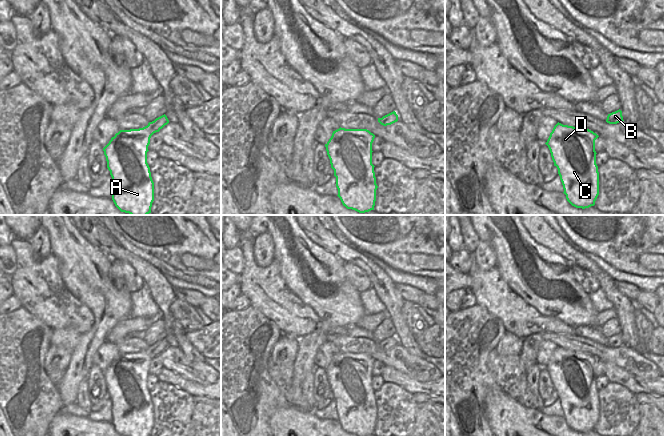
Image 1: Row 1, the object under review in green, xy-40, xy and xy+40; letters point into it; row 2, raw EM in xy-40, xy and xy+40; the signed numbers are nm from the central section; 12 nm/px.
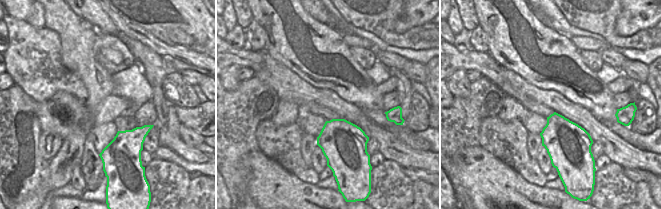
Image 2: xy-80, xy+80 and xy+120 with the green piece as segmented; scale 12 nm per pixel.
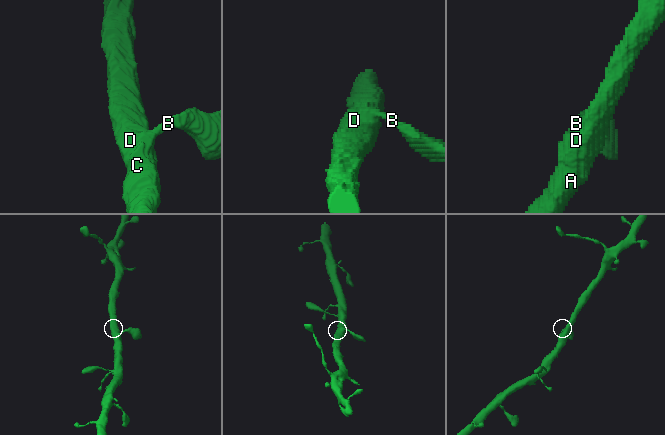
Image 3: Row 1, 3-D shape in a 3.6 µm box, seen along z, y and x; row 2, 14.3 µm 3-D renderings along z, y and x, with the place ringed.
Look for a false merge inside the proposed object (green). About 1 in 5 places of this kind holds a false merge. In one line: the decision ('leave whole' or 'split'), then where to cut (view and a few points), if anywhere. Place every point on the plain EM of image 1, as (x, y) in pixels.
leave whole; cut none

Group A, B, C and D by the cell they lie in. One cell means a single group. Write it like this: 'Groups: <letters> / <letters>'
Groups: A B C D

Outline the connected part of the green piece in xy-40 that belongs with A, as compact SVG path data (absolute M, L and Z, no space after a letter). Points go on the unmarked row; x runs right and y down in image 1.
M164 338L139 353L120 354L103 372L107 392L112 401L112 424L121 436L151 436L154 425L154 406L147 387L151 360L169 347Z

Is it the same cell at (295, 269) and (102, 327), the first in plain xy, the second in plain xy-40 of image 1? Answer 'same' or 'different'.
same

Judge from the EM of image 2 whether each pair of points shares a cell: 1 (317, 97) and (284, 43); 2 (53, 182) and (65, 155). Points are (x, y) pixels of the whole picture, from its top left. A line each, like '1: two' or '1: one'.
1: two
2: one

